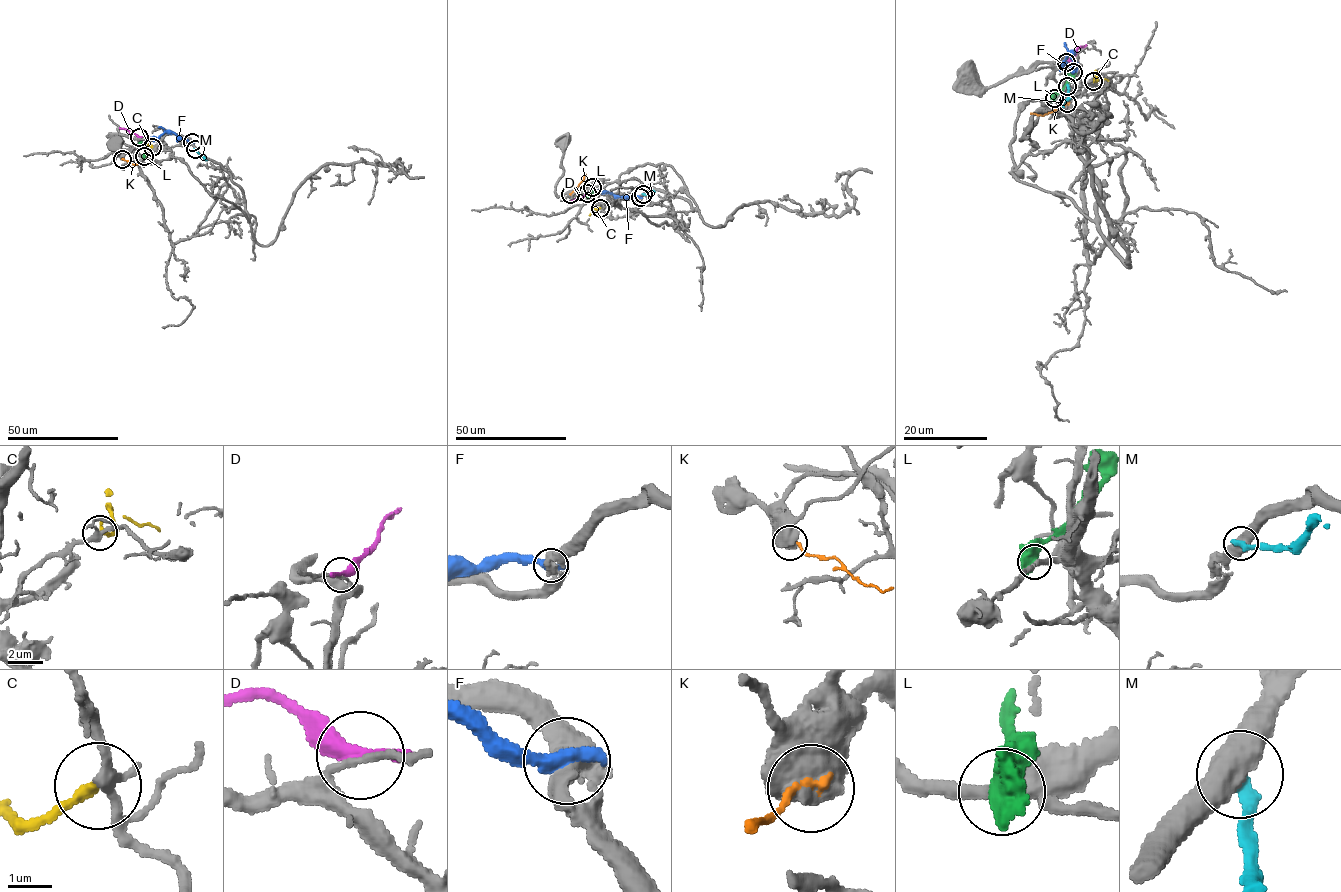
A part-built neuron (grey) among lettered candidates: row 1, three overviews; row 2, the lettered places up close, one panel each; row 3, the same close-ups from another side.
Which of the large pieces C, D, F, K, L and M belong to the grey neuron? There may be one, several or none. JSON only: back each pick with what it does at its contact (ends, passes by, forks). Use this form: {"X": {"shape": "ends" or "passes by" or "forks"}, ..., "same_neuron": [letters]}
{"same_neuron": []}

